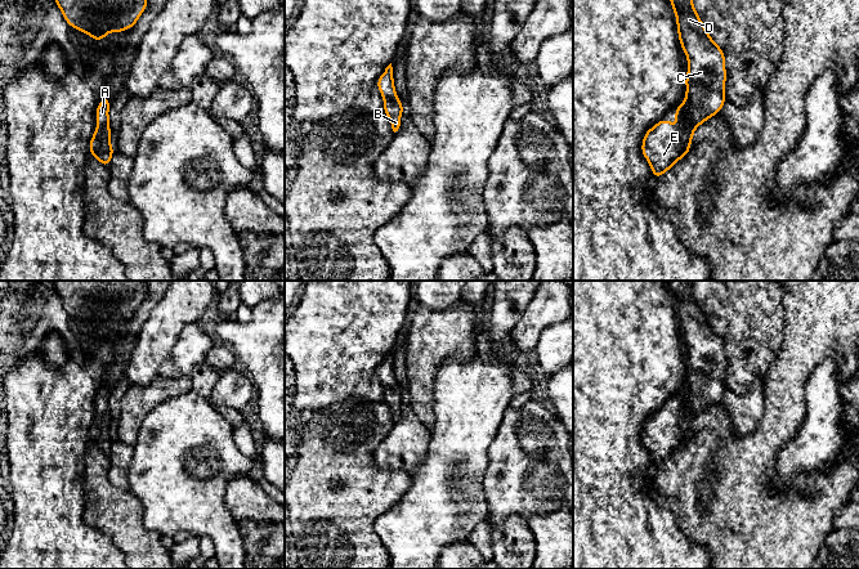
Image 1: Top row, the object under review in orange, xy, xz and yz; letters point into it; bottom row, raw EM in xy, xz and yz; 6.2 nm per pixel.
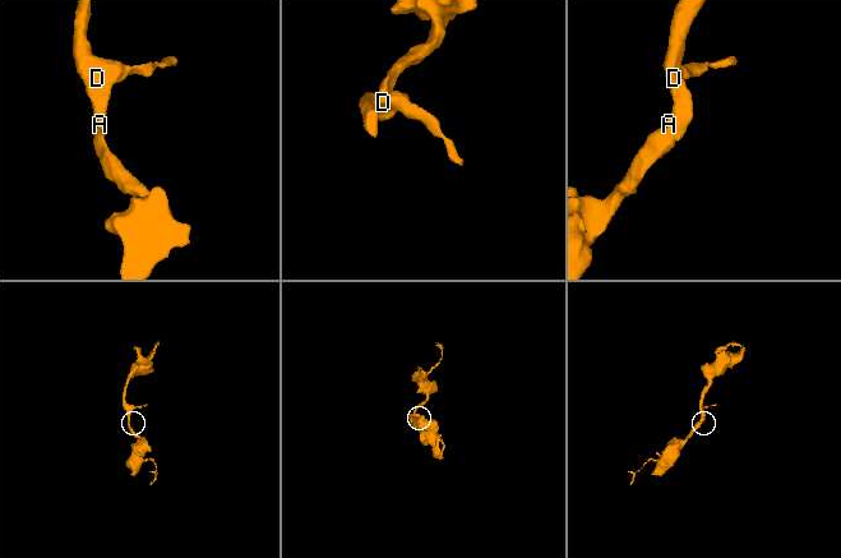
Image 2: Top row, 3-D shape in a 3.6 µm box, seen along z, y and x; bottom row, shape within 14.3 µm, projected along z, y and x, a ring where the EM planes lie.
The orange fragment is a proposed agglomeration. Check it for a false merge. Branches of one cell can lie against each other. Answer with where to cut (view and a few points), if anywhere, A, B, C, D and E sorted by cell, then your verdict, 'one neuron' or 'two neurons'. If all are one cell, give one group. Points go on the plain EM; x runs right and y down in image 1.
no cut | A B C D E | one neuron

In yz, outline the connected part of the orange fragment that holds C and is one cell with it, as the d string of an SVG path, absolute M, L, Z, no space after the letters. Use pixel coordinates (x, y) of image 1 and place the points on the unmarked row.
M668 281L676 304L677 323L686 342L688 362L684 390L674 398L681 411L672 413L661 407L647 418L641 430L641 443L652 456L657 469L674 456L679 447L690 442L694 418L710 406L721 400L725 384L725 341L711 327L693 294L693 281Z

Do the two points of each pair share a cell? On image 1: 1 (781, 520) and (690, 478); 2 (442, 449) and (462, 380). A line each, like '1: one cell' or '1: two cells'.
1: one cell
2: one cell

